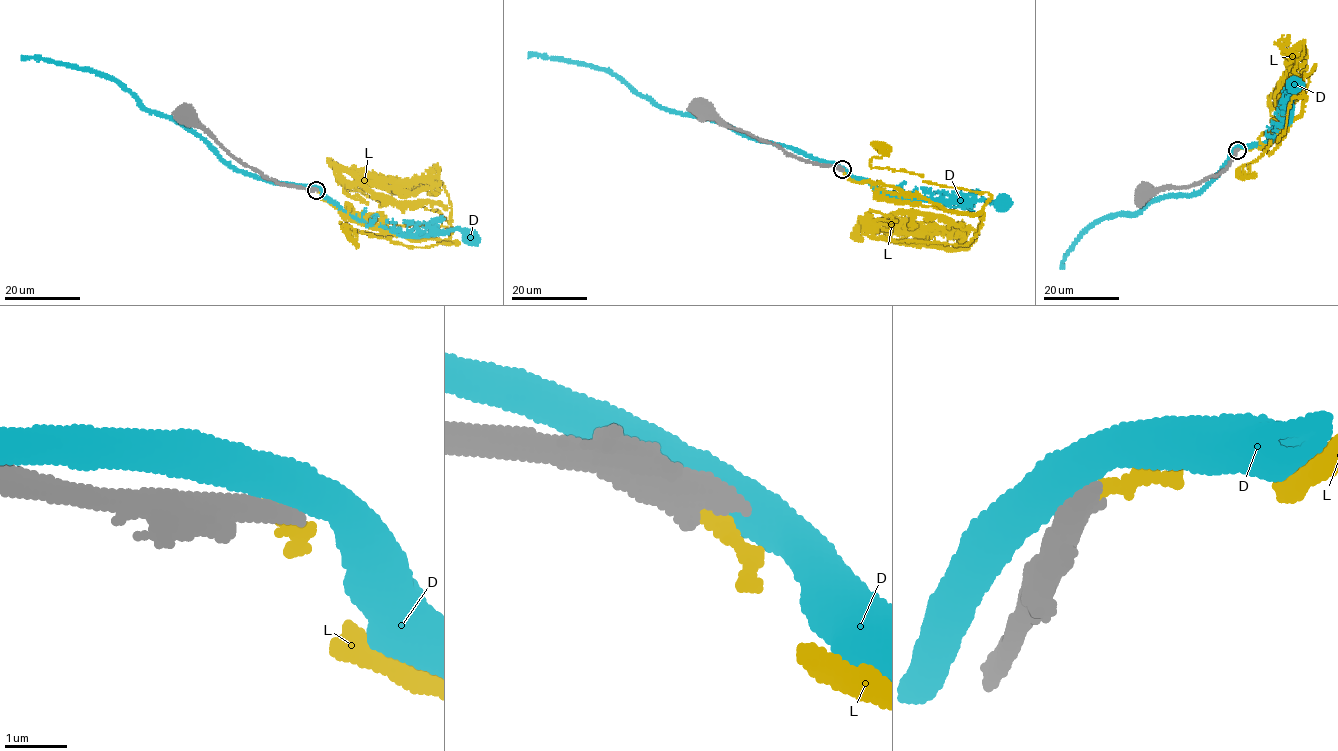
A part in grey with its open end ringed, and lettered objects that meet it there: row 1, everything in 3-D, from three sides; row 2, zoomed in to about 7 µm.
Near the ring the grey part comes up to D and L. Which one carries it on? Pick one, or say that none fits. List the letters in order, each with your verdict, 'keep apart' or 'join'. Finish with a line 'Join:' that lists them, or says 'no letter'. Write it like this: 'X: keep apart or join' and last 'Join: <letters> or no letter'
D: keep apart
L: join
Join: L

